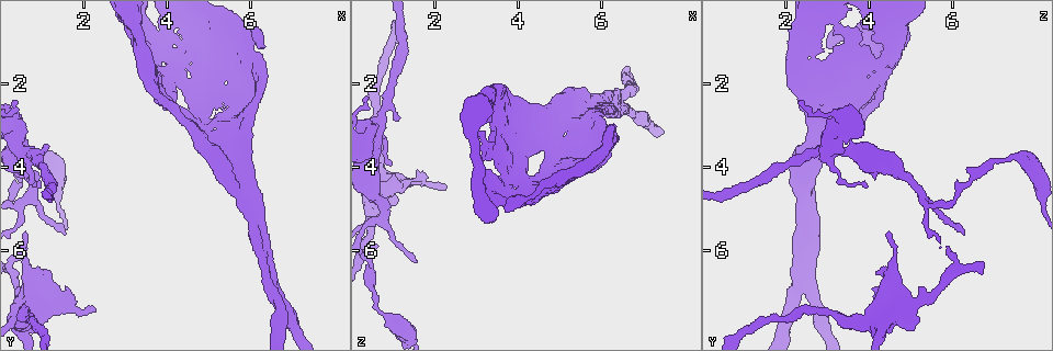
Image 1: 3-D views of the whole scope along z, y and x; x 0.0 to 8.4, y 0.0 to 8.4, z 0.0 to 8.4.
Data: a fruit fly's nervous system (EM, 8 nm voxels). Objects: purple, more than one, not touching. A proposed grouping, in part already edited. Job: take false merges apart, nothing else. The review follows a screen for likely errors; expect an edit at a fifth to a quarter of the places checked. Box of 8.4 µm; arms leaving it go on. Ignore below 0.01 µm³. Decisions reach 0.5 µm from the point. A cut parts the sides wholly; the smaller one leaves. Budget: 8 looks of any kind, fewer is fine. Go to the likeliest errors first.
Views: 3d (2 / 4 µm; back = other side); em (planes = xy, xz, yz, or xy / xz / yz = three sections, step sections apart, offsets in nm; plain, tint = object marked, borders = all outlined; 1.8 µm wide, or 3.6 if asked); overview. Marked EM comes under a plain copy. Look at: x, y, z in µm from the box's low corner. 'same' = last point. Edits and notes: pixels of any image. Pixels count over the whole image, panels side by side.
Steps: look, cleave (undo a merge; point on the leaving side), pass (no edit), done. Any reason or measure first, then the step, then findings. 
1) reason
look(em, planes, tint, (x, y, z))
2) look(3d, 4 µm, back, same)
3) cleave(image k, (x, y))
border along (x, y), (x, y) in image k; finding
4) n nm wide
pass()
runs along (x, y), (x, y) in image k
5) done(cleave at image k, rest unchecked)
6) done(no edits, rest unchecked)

look(em, xz, step 8, tint, (3.25, 0.80, 3.45))

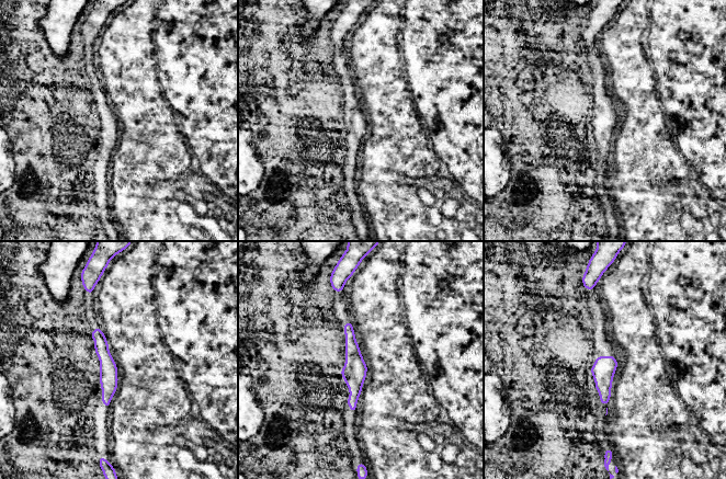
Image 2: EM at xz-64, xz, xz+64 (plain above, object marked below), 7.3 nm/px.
look(em, planes, borders, same)

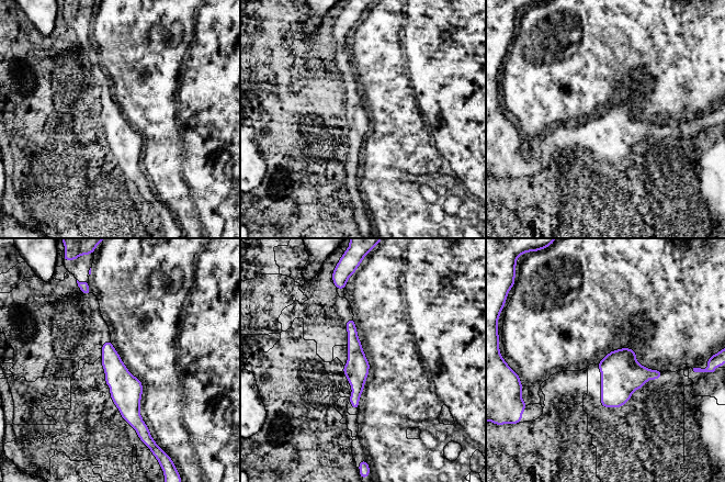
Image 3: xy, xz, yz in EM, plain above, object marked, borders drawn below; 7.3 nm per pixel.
pass()
all the same neuron

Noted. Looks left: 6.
look(3d, 4 µm, back, (3.95, 2.35, 3.30))

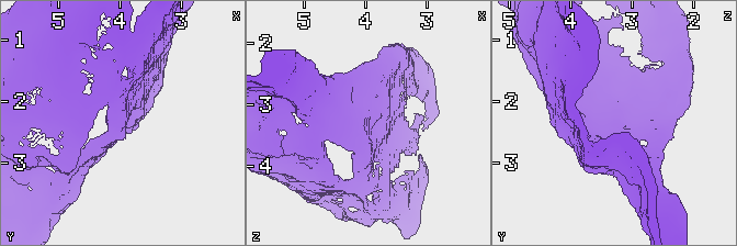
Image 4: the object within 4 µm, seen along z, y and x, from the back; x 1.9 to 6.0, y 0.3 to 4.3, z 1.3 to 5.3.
now the EM
look(em, planes, tint, (3.95, 2.40, 3.25))

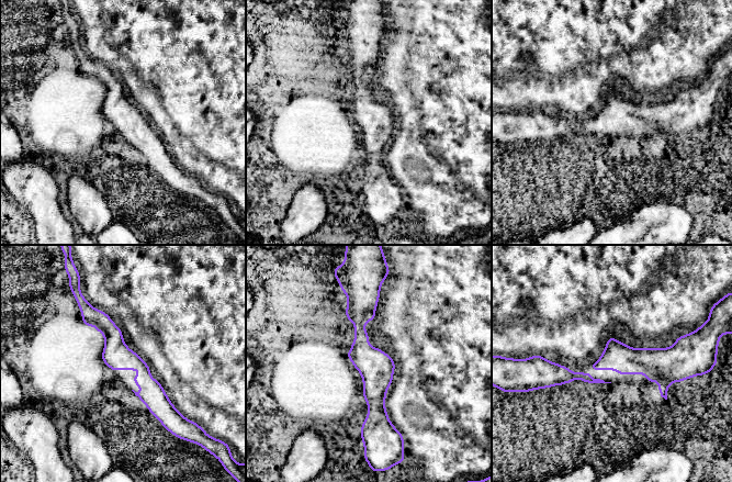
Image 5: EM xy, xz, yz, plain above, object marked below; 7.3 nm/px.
pass()
runs along (363, 302), (374, 434) in image 5; one neuron here

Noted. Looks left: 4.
sharp bend
look(3d, 2 µm, (0.75, 4.70, 5.30))

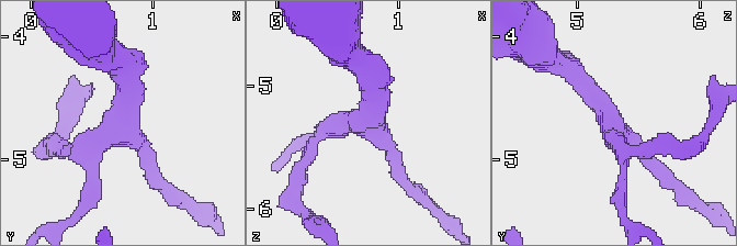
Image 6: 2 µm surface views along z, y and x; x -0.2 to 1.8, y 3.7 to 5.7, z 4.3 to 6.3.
now the EM
look(em, planes, tint, (0.76, 4.66, 5.26))

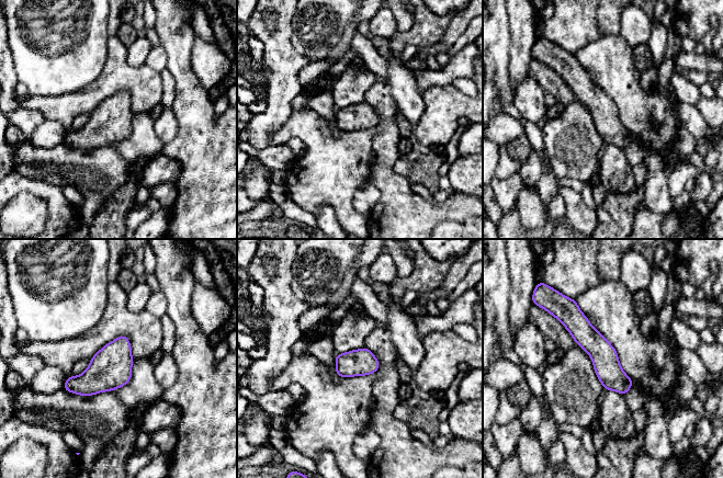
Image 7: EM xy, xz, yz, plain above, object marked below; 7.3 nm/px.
190 nm wide
pass()
continuous, no second neuron

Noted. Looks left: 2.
done(no edits, rest unchecked)

